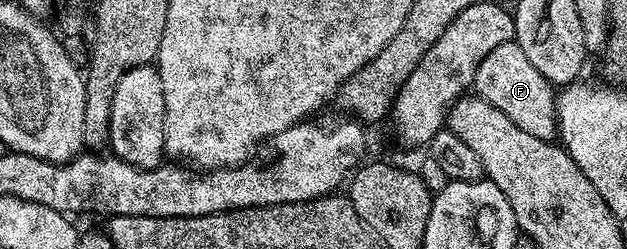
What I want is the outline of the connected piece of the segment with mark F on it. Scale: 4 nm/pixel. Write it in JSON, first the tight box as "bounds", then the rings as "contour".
{"bounds":[474,40,558,141],"contour":[[[515,40],[498,44],[486,60],[482,60],[476,69],[474,90],[479,97],[486,99],[498,112],[506,112],[518,128],[530,132],[530,136],[538,136],[538,140],[553,141],[558,134],[558,119],[556,117],[557,91],[551,82],[530,64],[526,52]]]}

